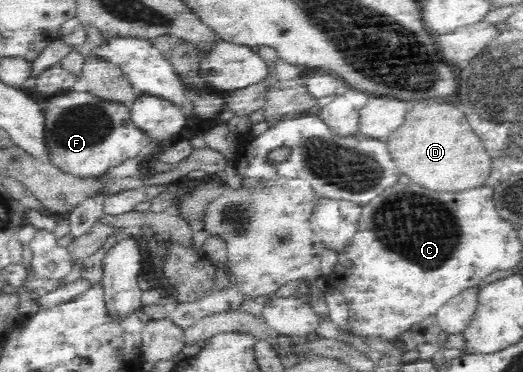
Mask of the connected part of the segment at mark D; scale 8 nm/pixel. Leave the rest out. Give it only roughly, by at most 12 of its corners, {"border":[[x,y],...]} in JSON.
{"border":[[448,100],[408,102],[387,147],[412,182],[484,186],[492,157]]}

